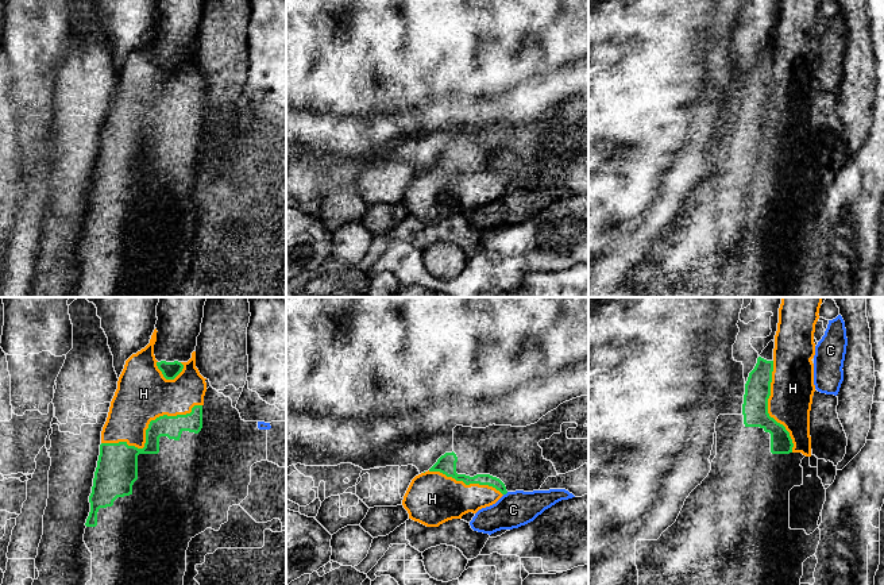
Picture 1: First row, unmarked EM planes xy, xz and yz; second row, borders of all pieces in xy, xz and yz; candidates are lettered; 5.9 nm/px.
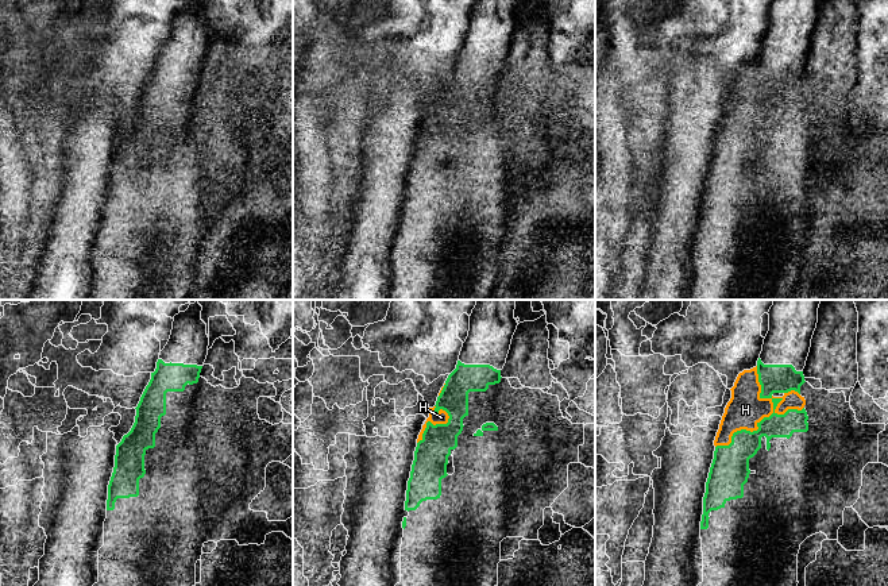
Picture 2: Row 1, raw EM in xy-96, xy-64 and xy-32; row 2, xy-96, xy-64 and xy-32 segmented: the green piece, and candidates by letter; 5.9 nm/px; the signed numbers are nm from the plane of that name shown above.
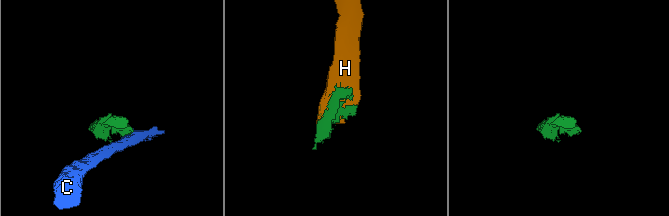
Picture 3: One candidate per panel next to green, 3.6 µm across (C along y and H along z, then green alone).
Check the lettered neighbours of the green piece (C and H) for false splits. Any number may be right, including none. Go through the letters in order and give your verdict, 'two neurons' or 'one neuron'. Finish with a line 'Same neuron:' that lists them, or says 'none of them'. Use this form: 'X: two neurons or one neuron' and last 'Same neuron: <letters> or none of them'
C: two neurons
H: one neuron
Same neuron: H

